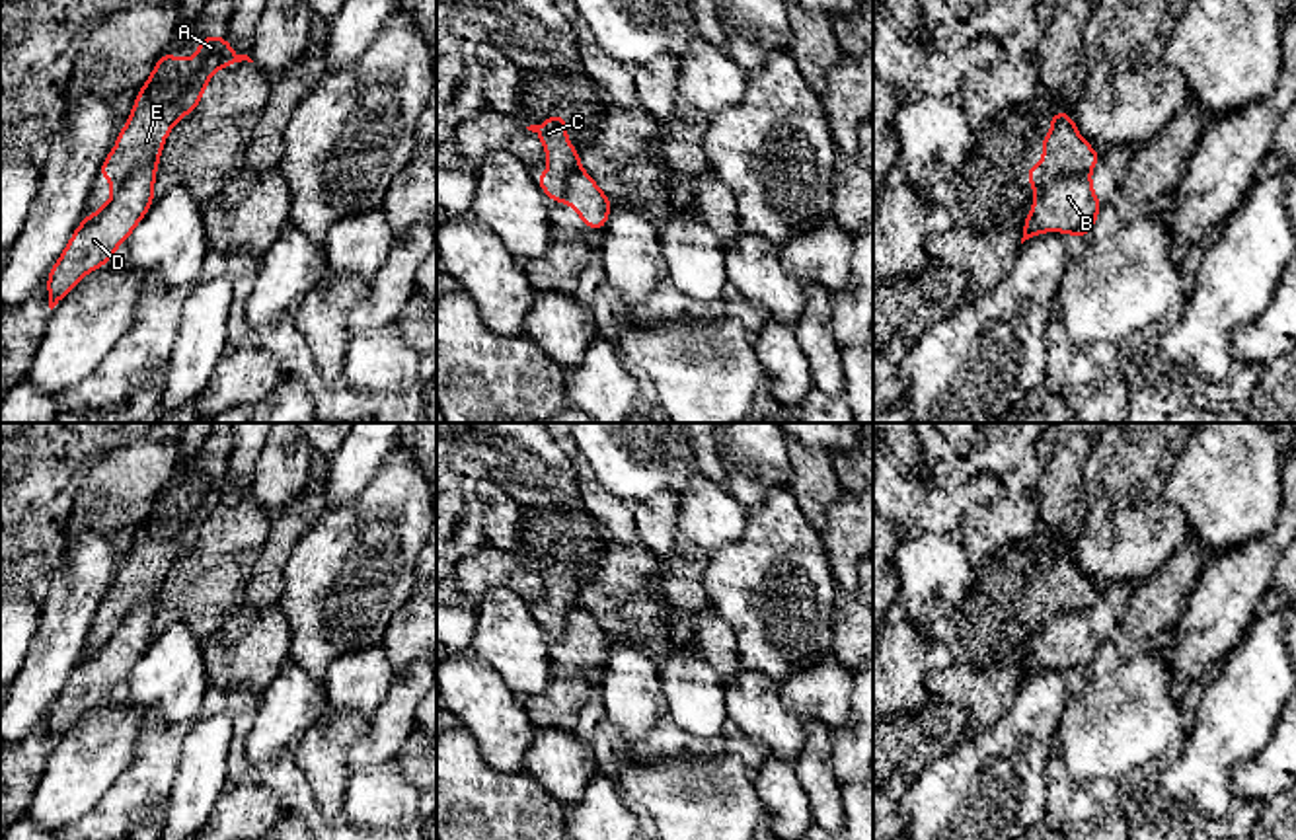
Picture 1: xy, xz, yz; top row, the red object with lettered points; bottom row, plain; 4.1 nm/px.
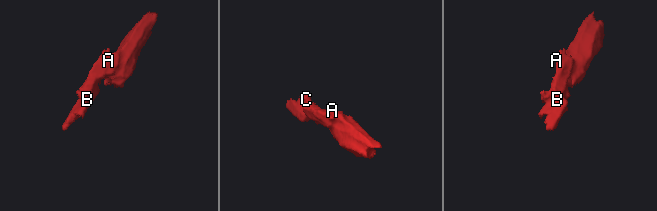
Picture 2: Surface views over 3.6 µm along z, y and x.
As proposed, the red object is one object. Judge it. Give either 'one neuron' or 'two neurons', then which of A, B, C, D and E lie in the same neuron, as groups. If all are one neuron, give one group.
two neurons; A C E / B D

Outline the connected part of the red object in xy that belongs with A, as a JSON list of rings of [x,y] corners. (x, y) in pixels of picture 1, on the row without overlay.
[[[224,472],[201,474],[197,481],[201,489],[189,497],[164,489],[138,526],[115,585],[97,608],[99,614],[111,616],[113,630],[133,608],[160,598],[166,573],[203,538],[203,526],[220,501],[232,505],[234,499],[253,499],[248,491],[236,491]]]

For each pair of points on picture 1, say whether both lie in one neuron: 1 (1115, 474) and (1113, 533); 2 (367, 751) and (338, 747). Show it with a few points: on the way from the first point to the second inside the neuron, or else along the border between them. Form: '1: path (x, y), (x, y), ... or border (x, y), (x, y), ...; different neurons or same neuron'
1: path (1115, 488), (1115, 519); same neuron
2: border (369, 718), (367, 731), (351, 751), (349, 772); different neurons

